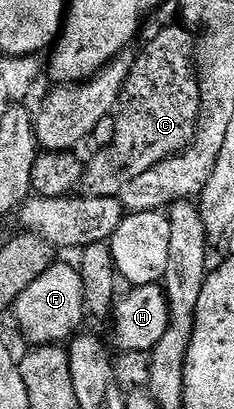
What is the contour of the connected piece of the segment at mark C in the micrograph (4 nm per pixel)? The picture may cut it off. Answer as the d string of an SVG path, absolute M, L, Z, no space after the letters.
M179 26L180 28L164 28L148 45L144 48L144 53L141 56L137 55L132 61L132 69L126 78L124 88L120 92L120 102L115 109L114 115L116 118L116 129L114 130L114 142L110 142L110 146L99 149L95 154L96 157L91 161L87 161L84 169L83 191L90 196L115 196L119 197L121 190L126 186L130 186L130 182L134 182L134 178L138 178L142 174L146 174L146 170L150 170L154 166L158 166L164 160L169 160L171 156L177 155L184 151L191 144L196 136L196 123L200 120L200 83L196 81L196 65L194 57L196 55L197 37L193 35L187 27Z

